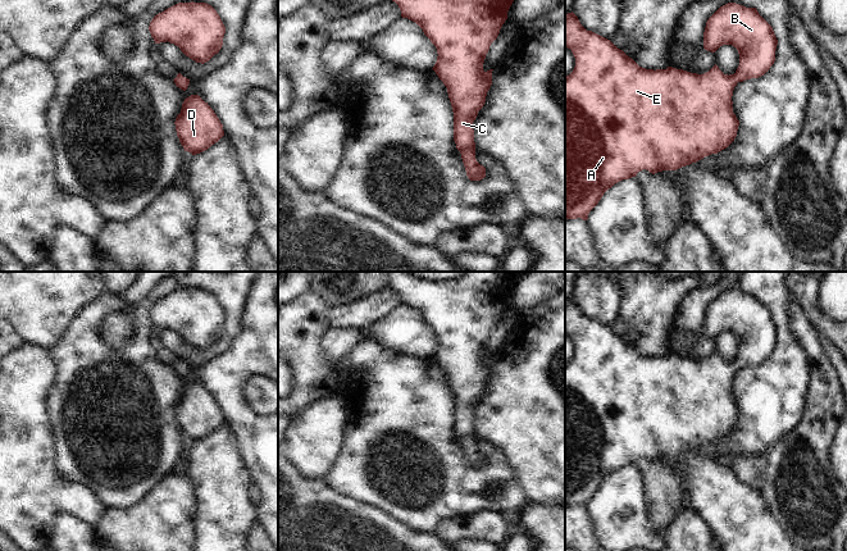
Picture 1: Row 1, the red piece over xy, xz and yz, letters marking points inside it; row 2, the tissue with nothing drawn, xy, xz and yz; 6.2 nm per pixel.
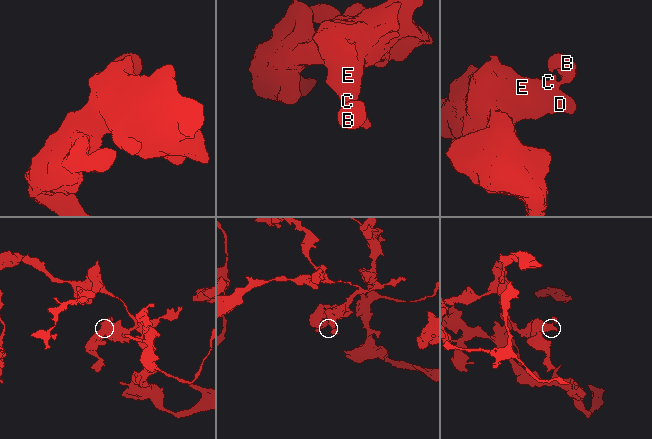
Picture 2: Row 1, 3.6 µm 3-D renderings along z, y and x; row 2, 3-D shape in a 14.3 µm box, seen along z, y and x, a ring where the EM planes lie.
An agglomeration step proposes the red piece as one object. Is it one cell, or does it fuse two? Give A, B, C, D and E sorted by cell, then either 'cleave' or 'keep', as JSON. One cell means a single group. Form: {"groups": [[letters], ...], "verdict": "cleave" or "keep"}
{"groups": [["A", "B", "C", "D", "E"]], "verdict": "keep"}

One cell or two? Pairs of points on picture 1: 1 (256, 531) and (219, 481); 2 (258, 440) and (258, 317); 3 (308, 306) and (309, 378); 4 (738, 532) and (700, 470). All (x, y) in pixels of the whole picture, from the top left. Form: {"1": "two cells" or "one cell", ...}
{"1": "two cells", "2": "one cell", "3": "one cell", "4": "one cell"}

